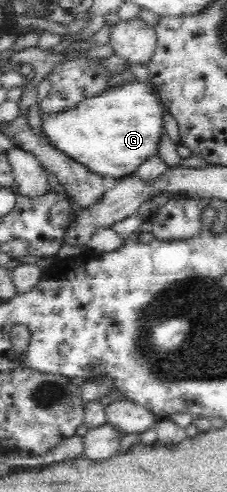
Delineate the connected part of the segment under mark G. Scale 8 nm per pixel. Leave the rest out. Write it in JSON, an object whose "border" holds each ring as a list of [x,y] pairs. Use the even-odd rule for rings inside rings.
{"border":[[[130,79],[124,84],[112,87],[95,97],[81,100],[74,110],[66,110],[60,114],[42,116],[41,128],[54,147],[66,156],[87,166],[92,172],[115,182],[122,177],[133,176],[137,168],[150,157],[157,156],[161,136],[166,135],[164,129],[164,105],[159,95],[144,82]]]}

